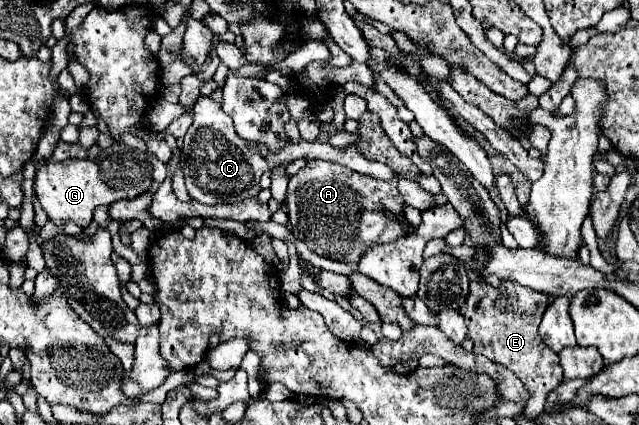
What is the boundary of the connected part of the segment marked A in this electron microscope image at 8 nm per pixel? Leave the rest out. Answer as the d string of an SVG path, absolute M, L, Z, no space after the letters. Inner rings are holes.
M309 162L301 168L289 180L285 206L291 232L297 240L303 240L315 254L345 264L357 264L361 254L373 244L391 242L407 234L403 226L387 222L387 216L383 214L383 210L403 214L405 202L399 198L395 182L365 178L363 174L355 174L353 170L331 162Z

